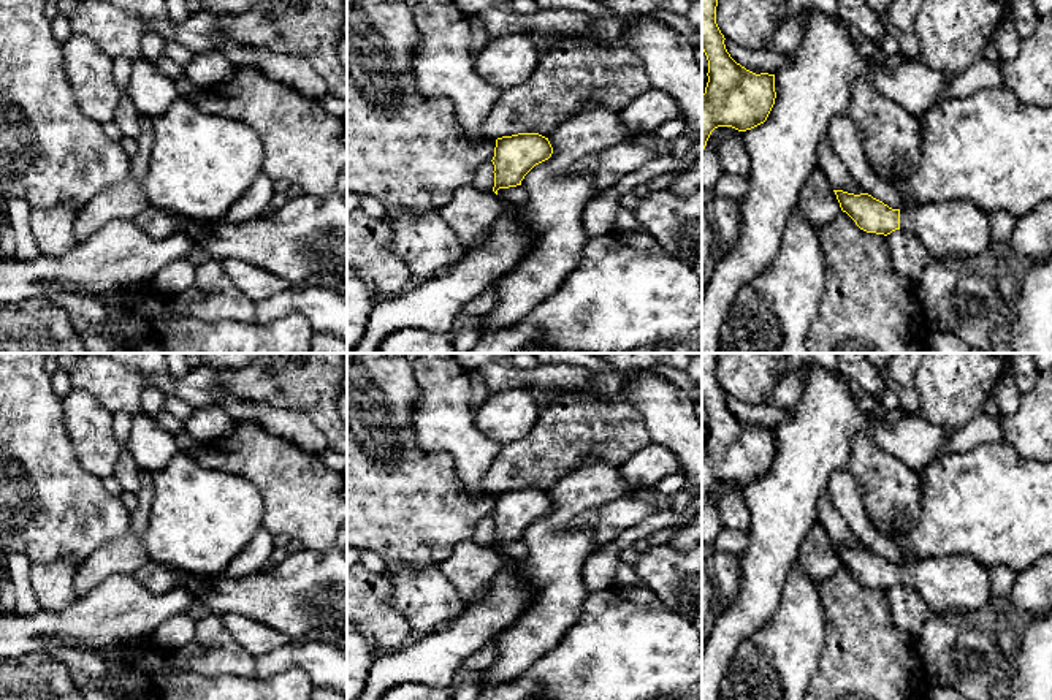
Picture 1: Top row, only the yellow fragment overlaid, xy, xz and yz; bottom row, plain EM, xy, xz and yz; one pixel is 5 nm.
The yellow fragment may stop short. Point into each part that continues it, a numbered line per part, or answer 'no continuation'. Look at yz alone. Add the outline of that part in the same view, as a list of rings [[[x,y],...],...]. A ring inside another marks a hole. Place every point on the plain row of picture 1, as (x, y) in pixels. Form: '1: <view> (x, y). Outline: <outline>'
1: yz (957, 582). Outline: [[[971,556],[928,557],[901,562],[900,584],[919,591],[935,613],[974,613],[993,599],[989,570]]]

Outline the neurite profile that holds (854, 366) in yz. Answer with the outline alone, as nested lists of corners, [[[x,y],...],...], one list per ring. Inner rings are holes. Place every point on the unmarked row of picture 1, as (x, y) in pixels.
[[[837,353],[835,369],[879,402],[886,385],[878,369],[862,353]]]

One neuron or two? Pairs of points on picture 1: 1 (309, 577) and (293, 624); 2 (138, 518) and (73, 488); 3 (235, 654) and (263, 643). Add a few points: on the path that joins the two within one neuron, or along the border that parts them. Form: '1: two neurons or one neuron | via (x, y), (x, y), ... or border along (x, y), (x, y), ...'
1: one neuron | via (298, 588), (292, 594), (293, 613)
2: two neurons | border along (130, 513), (129, 529), (105, 542)
3: two neurons | border along (222, 620), (228, 634), (255, 658)

